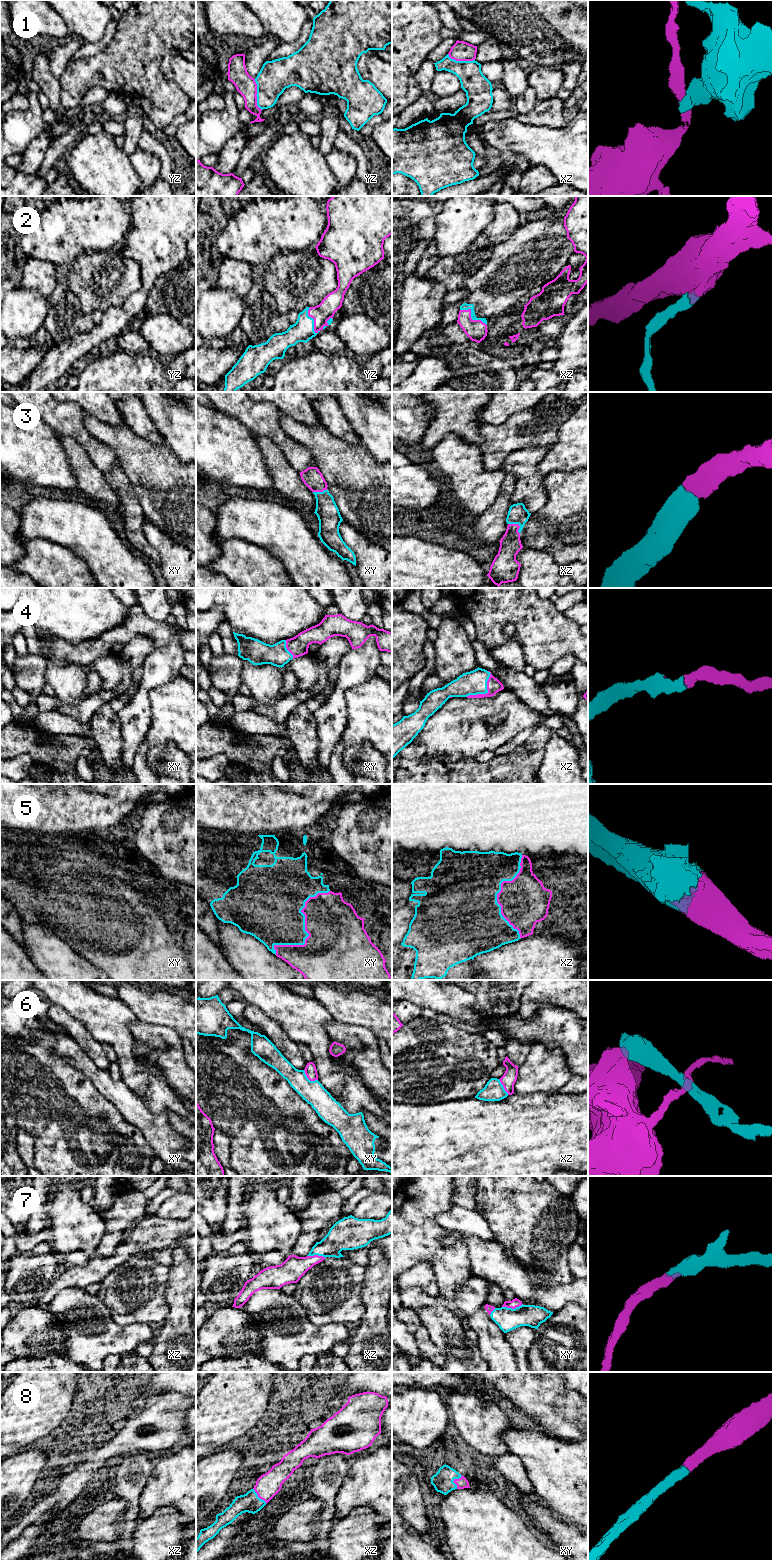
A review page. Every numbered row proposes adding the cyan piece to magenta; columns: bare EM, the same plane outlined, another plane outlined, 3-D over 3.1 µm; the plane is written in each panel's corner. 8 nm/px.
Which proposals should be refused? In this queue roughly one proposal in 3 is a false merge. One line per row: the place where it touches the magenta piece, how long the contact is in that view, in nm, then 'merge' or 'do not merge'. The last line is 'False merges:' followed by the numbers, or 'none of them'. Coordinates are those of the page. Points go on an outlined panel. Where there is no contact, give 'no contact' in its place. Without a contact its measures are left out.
1: contact yz (256, 94); length 260 nm; do not merge
2: contact xz (470, 316); length 240 nm; merge
3: contact xz (517, 524); length 130 nm; merge
4: contact xz (486, 693); length 280 nm; merge
5: contact xy (305, 930); length 650 nm; merge
6: contact xy (309, 1079); length 150 nm; do not merge
7: contact xy (512, 1308); length 170 nm; merge
8: contact xy (454, 1480); length 120 nm; merge
False merges: 1, 6

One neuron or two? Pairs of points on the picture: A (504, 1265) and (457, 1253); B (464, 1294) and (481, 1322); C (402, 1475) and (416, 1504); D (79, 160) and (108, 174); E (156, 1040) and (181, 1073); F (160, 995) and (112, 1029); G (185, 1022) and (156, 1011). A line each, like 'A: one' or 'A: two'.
A: two
B: two
C: one
D: one
E: one
F: two
G: one

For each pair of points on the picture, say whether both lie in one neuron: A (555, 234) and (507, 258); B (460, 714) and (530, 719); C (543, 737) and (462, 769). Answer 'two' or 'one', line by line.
A: one
B: one
C: one

